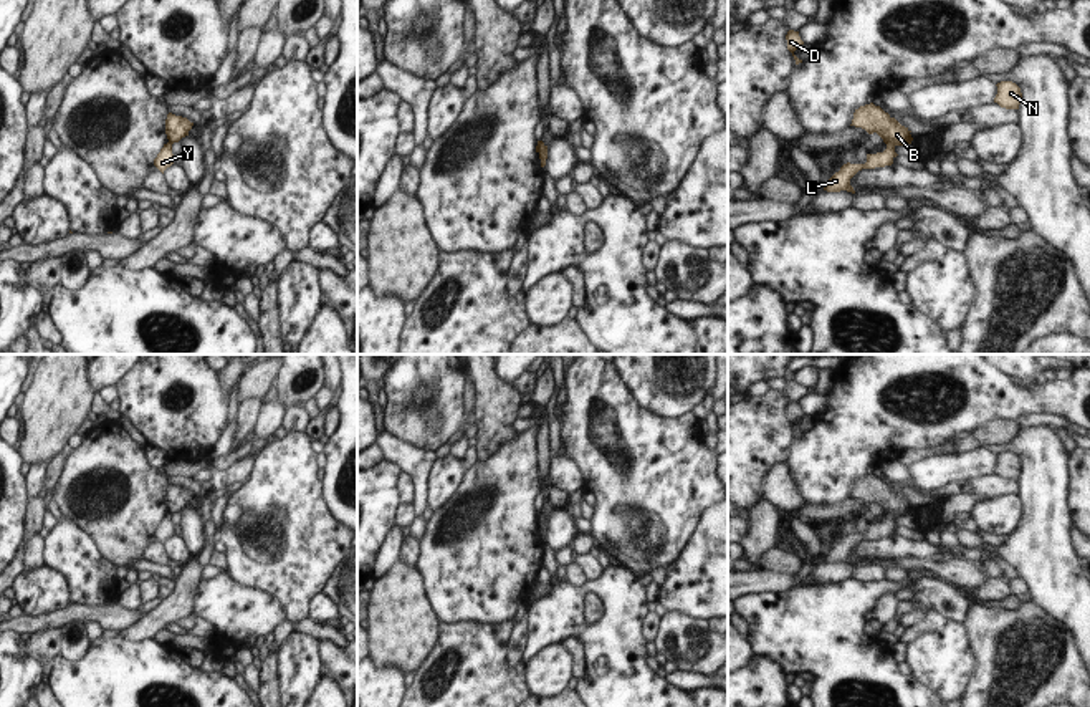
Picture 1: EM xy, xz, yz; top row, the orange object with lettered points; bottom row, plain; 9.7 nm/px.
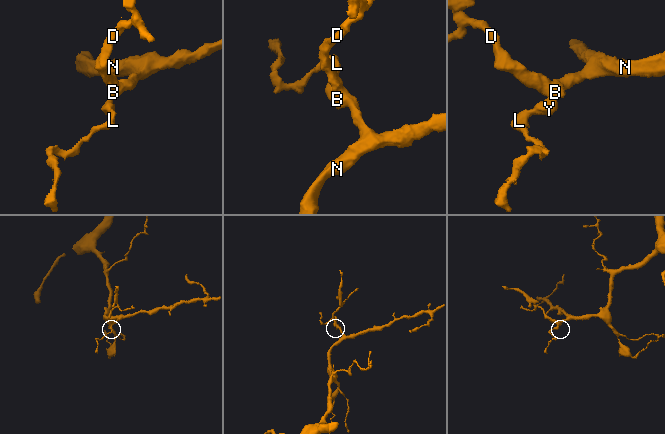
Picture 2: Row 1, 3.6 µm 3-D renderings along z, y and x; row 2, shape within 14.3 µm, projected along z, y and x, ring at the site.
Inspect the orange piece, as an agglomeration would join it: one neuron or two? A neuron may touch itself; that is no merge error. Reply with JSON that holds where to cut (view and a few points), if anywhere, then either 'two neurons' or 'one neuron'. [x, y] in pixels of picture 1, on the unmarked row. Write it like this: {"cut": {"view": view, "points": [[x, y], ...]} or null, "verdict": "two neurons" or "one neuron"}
{"cut": {"view": "yz", "points": [[887, 514], [893, 517]]}, "verdict": "two neurons"}

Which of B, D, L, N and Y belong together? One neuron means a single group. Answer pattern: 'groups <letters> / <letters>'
groups B D N / L Y

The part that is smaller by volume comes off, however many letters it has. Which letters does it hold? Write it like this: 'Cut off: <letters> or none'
Cut off: L, Y

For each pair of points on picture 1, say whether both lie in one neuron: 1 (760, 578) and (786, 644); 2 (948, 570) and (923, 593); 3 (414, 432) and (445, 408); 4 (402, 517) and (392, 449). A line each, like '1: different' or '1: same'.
1: different
2: different
3: same
4: different

